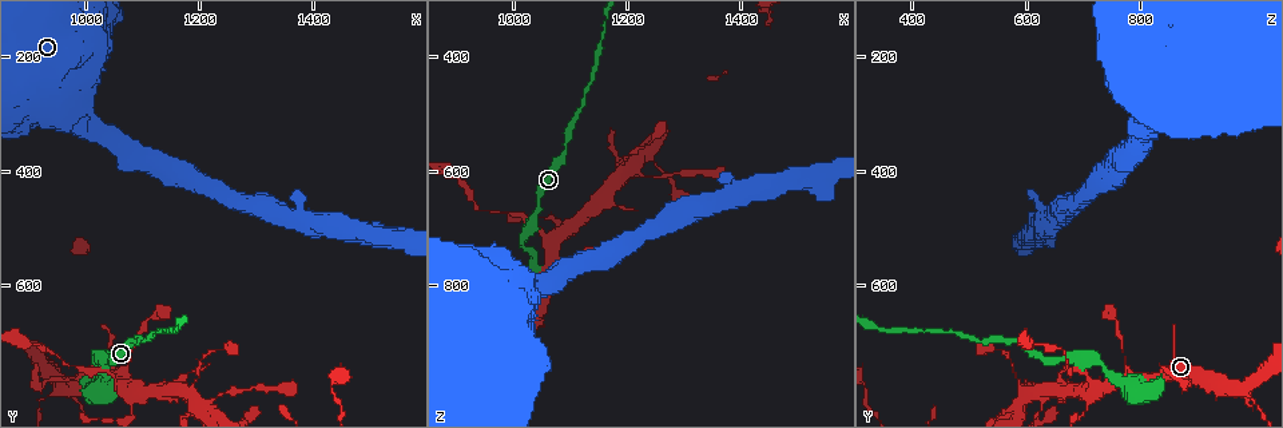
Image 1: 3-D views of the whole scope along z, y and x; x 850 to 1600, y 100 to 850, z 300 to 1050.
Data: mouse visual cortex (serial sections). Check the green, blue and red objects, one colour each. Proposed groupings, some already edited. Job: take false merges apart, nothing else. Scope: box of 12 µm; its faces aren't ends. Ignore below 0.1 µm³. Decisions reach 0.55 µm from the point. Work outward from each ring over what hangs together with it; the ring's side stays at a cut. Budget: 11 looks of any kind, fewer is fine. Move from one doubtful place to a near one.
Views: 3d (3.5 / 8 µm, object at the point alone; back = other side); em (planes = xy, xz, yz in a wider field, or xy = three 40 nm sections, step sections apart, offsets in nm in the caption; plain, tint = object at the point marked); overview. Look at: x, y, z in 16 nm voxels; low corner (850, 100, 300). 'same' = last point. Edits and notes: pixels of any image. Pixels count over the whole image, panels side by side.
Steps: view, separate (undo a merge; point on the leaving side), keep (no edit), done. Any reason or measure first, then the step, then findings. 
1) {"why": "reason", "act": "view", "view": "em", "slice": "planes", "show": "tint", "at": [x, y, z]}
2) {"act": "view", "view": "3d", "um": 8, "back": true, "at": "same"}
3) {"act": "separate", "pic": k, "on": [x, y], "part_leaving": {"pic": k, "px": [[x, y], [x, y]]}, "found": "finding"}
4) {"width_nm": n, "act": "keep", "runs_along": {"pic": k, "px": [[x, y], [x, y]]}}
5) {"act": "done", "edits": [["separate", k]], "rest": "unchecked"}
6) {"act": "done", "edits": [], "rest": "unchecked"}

{"why": "narrows sharply", "act": "view", "view": "3d", "um": 3.5, "at": [1070, 785, 720]}

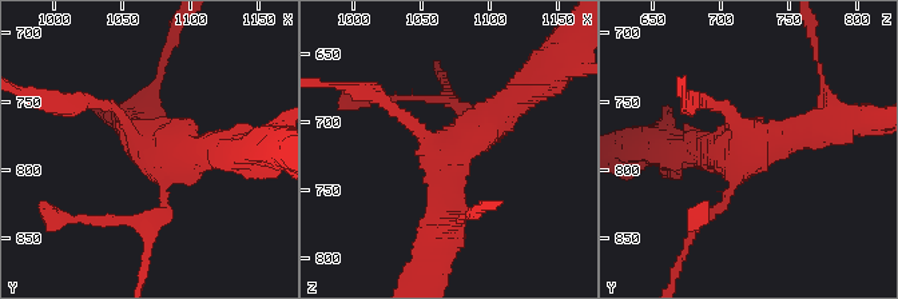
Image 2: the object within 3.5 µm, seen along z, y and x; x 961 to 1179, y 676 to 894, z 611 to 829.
{"arms": 4, "arm_widths_nm": [150, 150, 350, 400], "act": "view", "view": "em", "slice": "planes", "show": "tint", "at": [1070, 788, 722]}

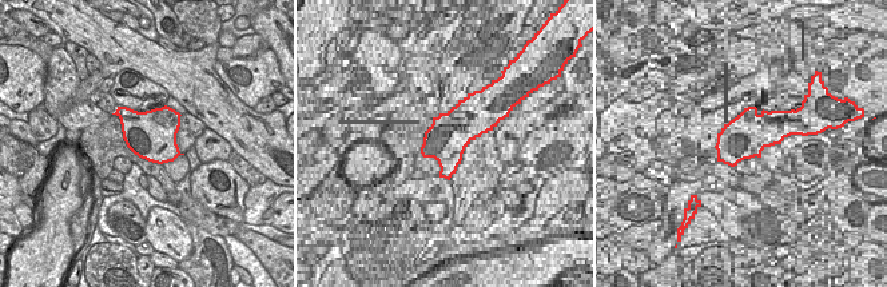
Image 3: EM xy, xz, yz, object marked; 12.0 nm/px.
{"act": "keep", "runs_along": {"pic": 2, "px": [[441, 232], [449, 151], [523, 92]]}, "found": "continuous, no second cell"}

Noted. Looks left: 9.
{"why": "a fork", "act": "view", "view": "3d", "um": 8, "at": [970, 780, 985]}

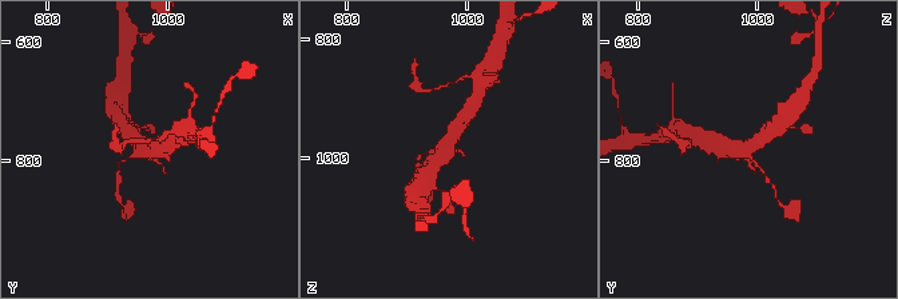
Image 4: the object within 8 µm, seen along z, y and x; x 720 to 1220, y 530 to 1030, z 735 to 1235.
{"why": "zoom in", "act": "view", "view": "3d", "um": 3.5, "at": [965, 775, 985]}

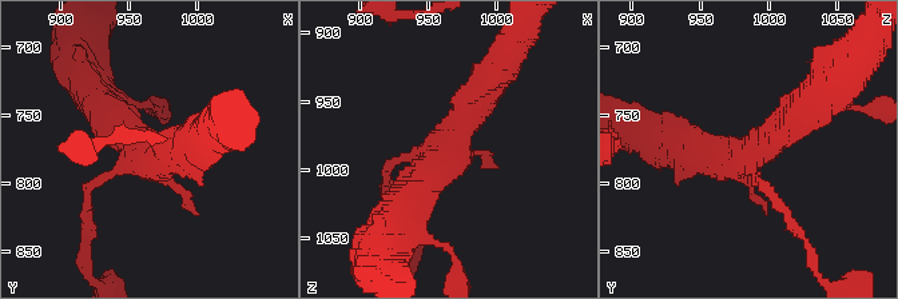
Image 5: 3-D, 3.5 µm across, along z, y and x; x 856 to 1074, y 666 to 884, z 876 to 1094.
{"act": "keep", "runs_along": {"pic": 5, "px": [[491, 79], [404, 212]]}, "found": "all the same cell"}

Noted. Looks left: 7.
{"why": "small branch off a trunk", "act": "view", "view": "3d", "um": 3.5, "back": true, "at": [1200, 810, 595]}

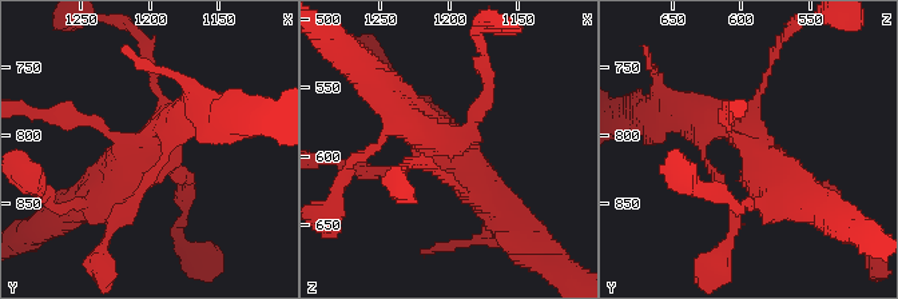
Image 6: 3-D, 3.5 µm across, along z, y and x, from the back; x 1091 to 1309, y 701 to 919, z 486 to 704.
{"act": "keep", "runs_along": {"pic": 6, "px": [[191, 111], [88, 202]]}, "found": "one cell here"}

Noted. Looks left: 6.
{"why": "a narrow waist", "act": "view", "view": "3d", "um": 3.5, "at": [945, 720, 670]}

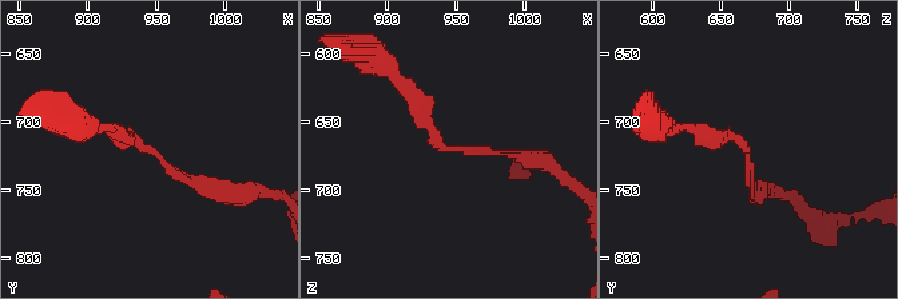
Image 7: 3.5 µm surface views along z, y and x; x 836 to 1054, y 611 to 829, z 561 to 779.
{"why": "now the EM", "act": "view", "view": "em", "slice": "xy", "step": 2, "show": "tint", "at": [942, 722, 672]}

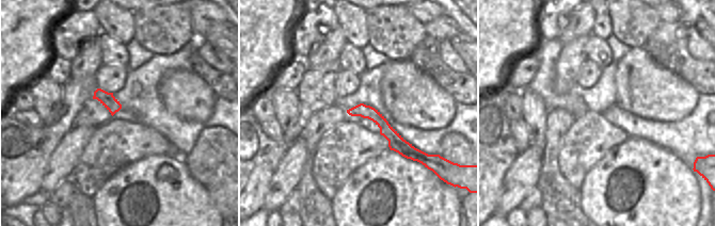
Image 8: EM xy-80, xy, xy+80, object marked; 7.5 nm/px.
{"act": "keep", "runs_along": {"pic": 8, "px": [[351, 111], [371, 113], [415, 156]]}, "found": "all the same cell"}

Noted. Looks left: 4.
{"act": "done", "edits": [], "rest": "unchecked"}

